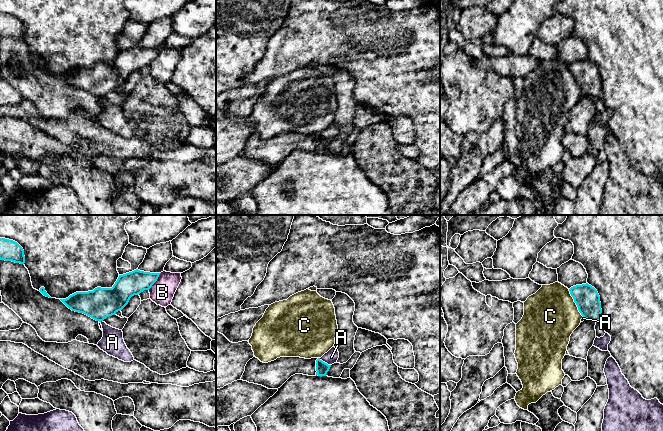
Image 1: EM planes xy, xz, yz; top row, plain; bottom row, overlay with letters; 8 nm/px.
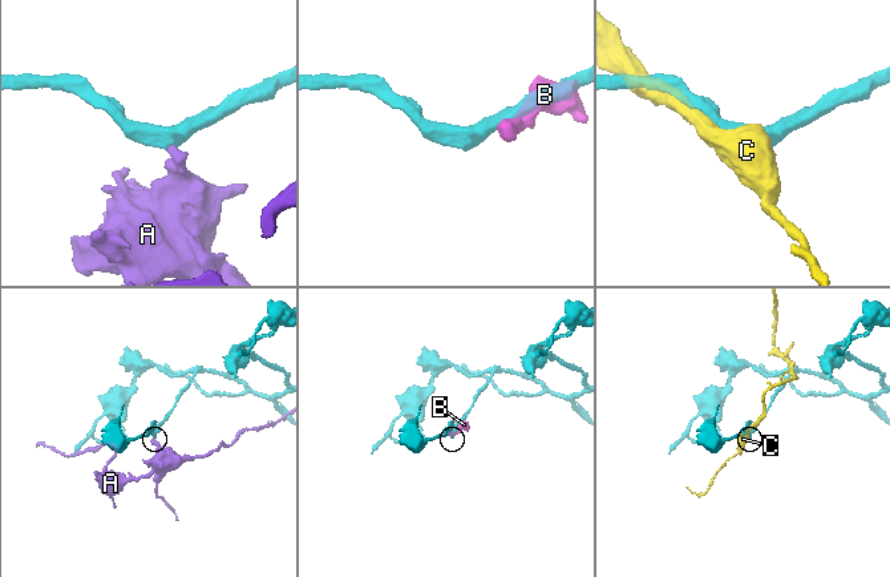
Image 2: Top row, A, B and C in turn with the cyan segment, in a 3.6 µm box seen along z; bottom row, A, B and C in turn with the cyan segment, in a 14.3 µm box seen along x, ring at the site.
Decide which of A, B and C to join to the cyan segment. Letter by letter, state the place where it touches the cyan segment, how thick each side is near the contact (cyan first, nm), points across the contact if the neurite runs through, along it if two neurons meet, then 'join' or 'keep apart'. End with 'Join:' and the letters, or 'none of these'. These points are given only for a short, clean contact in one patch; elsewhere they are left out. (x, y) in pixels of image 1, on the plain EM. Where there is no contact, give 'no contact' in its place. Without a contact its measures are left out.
A: meets cyan in xz at (324, 138); 100 nm thick on the cyan side, 110 nm on the other; border along xz (319, 134), (330, 141); keep apart
B: meets cyan in xy at (156, 56); 190 nm thick on the cyan side, 190 nm on the other; keep apart
C: meets cyan in yz at (575, 78); 200 nm thick on the cyan side, 440 nm on the other; keep apart
Join: none of these

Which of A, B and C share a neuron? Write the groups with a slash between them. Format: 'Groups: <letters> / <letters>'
Groups: A / B / C

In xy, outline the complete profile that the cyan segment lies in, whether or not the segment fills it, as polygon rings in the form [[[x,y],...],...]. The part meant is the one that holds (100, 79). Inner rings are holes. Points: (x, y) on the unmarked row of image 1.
[[[138,45],[119,51],[112,64],[97,63],[93,67],[76,68],[66,75],[60,75],[69,85],[83,89],[96,97],[103,97],[122,86],[130,74],[149,66],[160,49]]]

